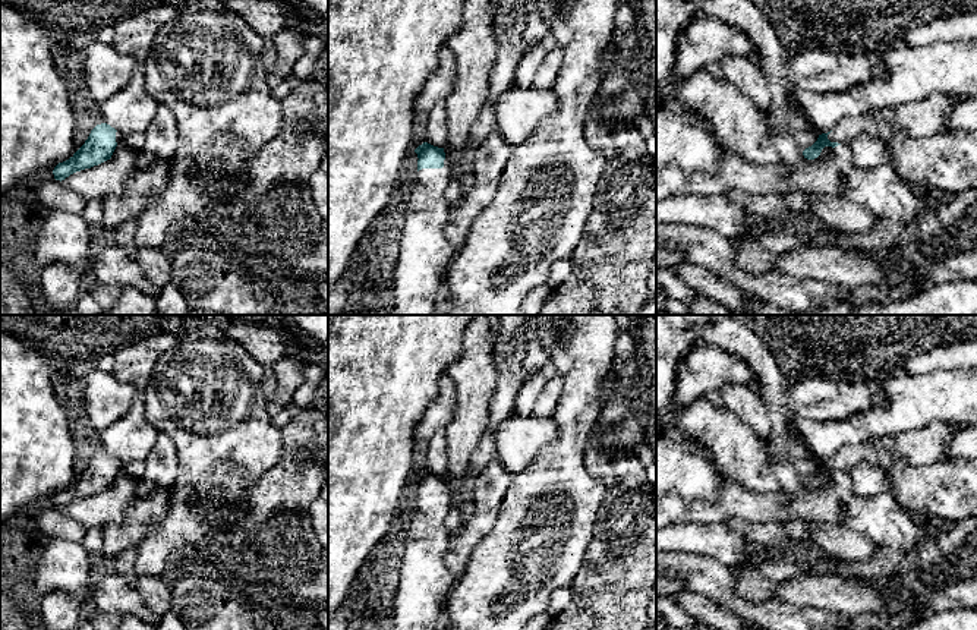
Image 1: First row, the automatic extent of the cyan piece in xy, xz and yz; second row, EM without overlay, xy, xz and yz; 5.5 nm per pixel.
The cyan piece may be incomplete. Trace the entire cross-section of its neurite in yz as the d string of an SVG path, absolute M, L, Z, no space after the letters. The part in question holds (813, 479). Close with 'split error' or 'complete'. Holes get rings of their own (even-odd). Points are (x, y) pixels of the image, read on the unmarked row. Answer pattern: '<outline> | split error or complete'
M942 420L930 422L924 428L899 432L892 438L870 440L863 444L844 447L832 460L819 463L817 469L803 479L804 486L814 488L825 475L847 473L861 462L888 475L894 464L904 462L910 466L927 466L946 462L948 442L959 432L954 425Z | split error

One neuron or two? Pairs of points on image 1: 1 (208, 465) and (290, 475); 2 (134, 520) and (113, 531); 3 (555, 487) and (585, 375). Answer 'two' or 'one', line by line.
1: two
2: one
3: one

